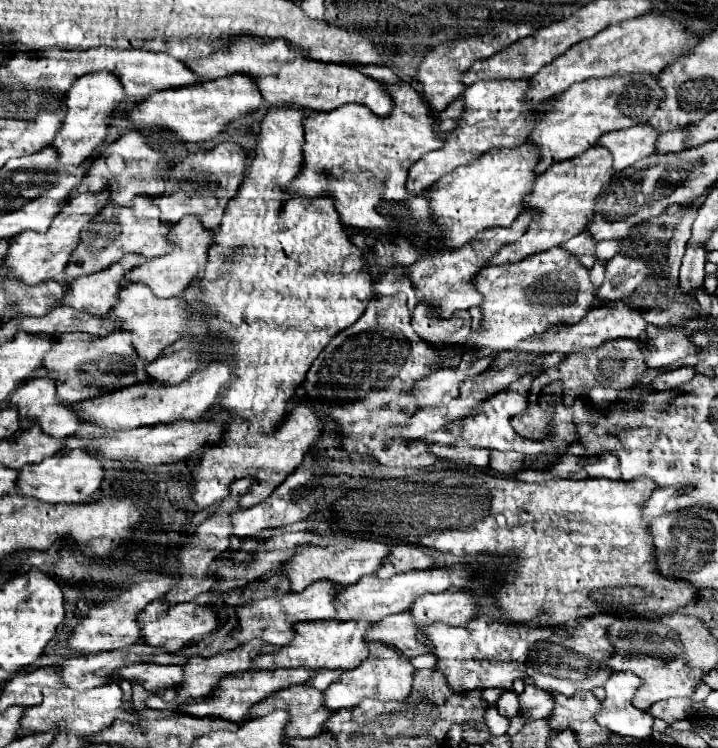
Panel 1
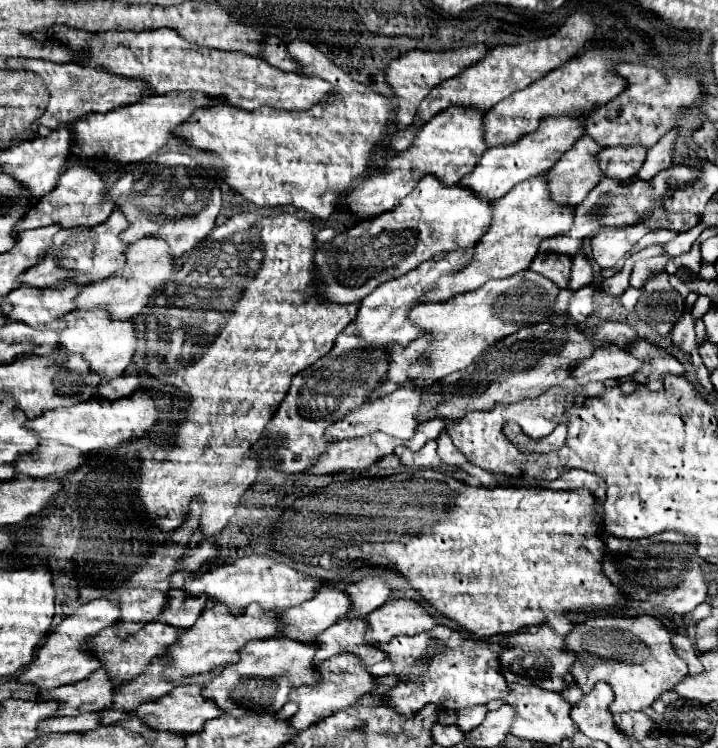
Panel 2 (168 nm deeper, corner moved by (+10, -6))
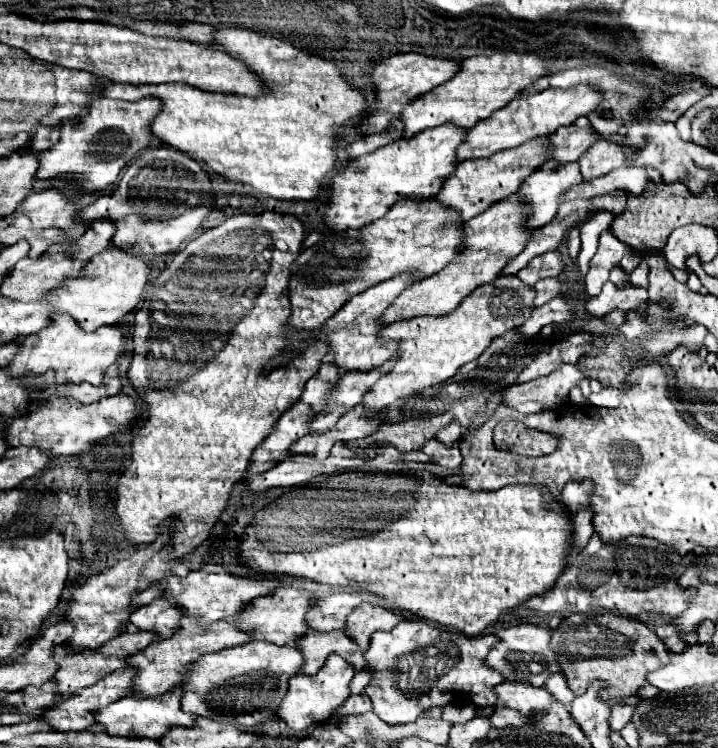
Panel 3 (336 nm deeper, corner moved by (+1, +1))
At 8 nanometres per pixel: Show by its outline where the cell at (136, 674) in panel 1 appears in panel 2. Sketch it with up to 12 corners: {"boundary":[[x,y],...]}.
{"boundary":[[98,669],[78,683],[48,691],[60,717],[102,711],[116,683]]}

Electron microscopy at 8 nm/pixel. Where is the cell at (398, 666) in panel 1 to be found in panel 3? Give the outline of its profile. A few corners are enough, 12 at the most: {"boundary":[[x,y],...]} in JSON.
{"boundary":[[339,654],[297,674],[275,710],[295,732],[351,696],[357,670]]}

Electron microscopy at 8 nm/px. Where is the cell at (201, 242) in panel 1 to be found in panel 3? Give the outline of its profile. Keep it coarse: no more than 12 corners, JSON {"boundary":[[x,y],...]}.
{"boundary":[[123,248],[95,254],[47,296],[89,332],[141,304],[151,264]]}

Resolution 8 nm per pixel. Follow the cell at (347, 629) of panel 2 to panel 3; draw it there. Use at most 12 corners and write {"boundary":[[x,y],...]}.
{"boundary":[[309,630],[303,650],[305,674],[315,674],[331,652],[357,670],[365,656],[345,630]]}

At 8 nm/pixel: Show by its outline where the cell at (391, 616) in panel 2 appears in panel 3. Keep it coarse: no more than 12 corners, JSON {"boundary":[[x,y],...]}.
{"boundary":[[361,604],[347,618],[345,632],[361,650],[369,636],[389,632],[407,618],[383,606]]}

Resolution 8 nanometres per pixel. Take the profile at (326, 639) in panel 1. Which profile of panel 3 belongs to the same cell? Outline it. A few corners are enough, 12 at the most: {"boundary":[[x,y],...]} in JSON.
{"boundary":[[259,640],[201,656],[185,712],[263,724],[305,658]]}

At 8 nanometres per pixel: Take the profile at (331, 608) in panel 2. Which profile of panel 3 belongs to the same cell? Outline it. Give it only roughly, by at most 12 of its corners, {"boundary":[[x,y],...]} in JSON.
{"boundary":[[277,588],[235,616],[253,640],[299,644],[307,590]]}

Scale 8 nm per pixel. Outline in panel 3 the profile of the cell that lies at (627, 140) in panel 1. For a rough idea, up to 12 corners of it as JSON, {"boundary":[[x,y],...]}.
{"boundary":[[577,162],[547,164],[517,190],[531,204],[529,226],[557,216],[561,196],[581,182]]}

